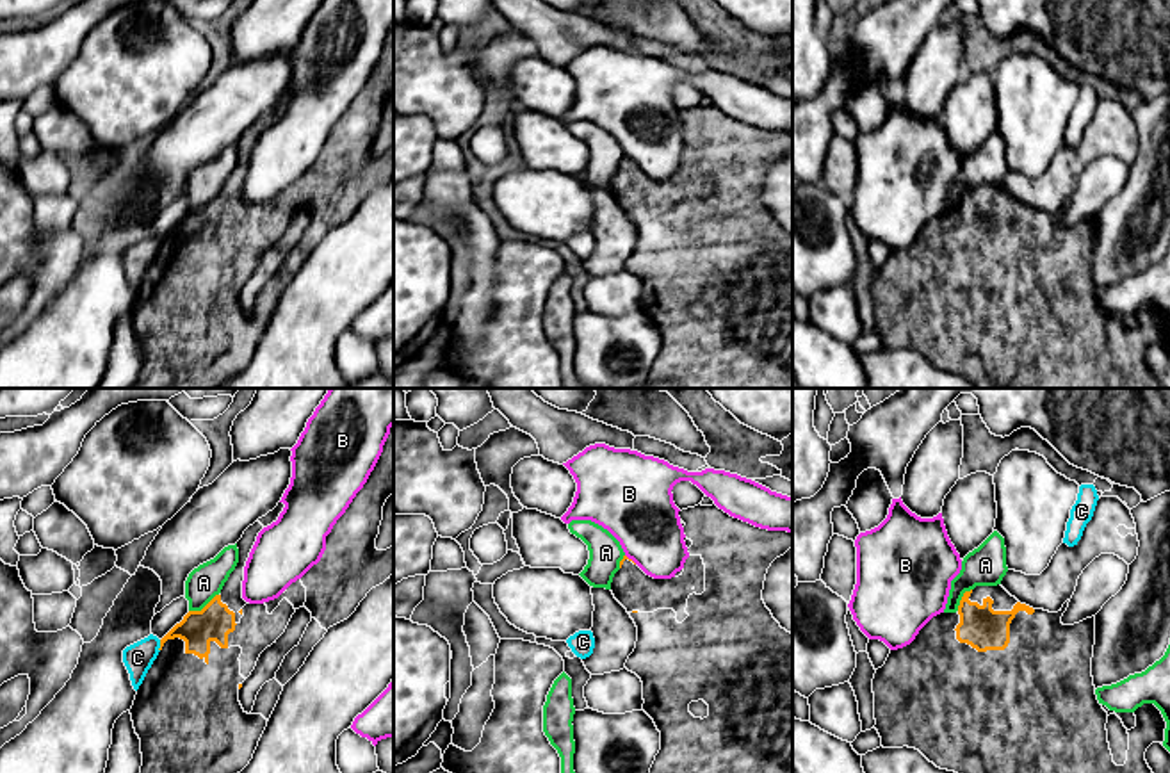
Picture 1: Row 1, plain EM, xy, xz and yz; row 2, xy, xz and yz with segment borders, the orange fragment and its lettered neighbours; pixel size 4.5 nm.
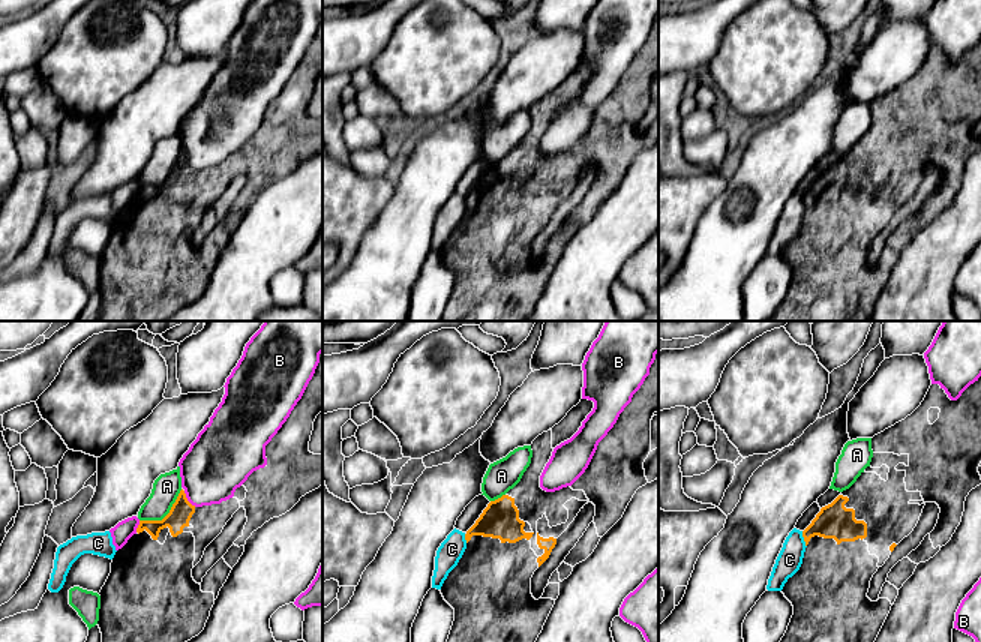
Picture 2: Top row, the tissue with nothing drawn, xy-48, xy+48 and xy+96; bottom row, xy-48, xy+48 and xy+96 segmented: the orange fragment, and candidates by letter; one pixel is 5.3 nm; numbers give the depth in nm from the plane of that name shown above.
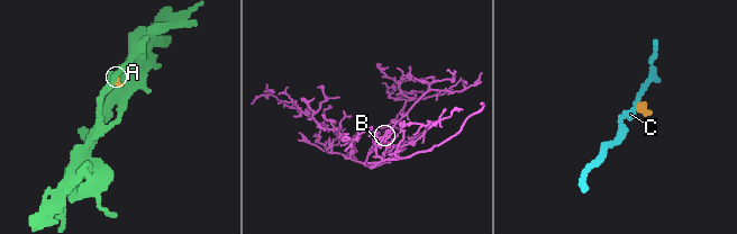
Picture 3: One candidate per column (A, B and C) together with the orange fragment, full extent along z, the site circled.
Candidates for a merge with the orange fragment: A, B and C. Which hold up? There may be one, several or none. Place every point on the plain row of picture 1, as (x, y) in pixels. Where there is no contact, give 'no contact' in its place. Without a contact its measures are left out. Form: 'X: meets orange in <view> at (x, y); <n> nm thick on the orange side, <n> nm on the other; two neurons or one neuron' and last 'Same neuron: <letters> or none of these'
A: meets orange in xy at (205, 207); 170 nm thick on the orange side, 160 nm on the other; two neurons
B: meets orange in xz at (631, 161); 20 nm thick on the orange side, 340 nm on the other; two neurons
C: meets orange in xy at (161, 246); 160 nm thick on the orange side, 140 nm on the other; two neurons
Same neuron: none of these

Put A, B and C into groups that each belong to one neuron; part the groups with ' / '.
A C / B

